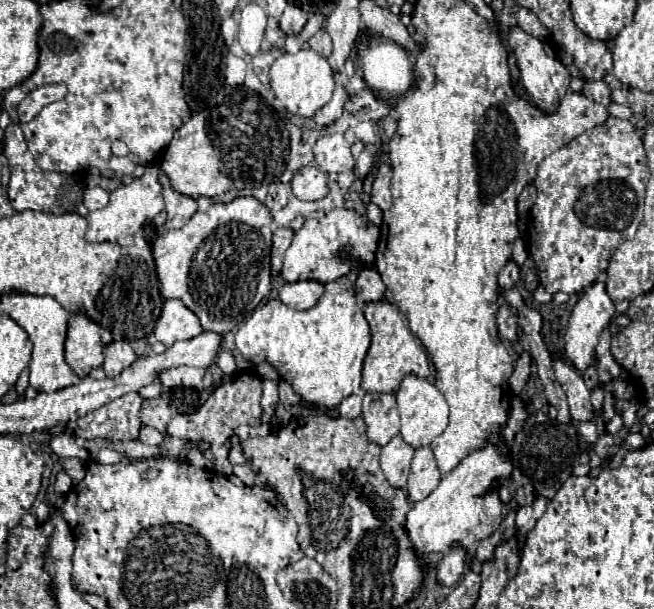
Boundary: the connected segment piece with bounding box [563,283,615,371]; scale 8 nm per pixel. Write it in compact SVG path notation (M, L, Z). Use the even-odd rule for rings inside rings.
M593 283L591 287L587 287L583 297L575 303L575 307L571 311L571 317L569 317L569 323L567 323L567 329L565 329L565 335L563 335L566 359L577 371L585 371L589 365L593 365L597 337L601 335L601 331L607 329L607 325L613 317L615 317L613 301L607 297L607 291L605 291L603 283Z

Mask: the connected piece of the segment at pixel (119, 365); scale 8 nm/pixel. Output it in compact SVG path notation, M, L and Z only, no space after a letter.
M113 341L103 345L103 355L105 355L103 369L107 371L107 375L119 375L127 365L131 365L137 359L135 351L129 347L127 341Z

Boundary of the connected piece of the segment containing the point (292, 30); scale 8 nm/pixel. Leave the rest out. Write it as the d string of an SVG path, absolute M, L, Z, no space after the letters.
M287 5L279 19L279 27L285 35L297 35L301 31L301 27L305 25L305 21L307 21L307 15L299 7Z

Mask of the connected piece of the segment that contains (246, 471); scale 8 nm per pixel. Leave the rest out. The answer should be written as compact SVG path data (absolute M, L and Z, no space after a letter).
M234 465L233 474L247 486L252 486L254 483L255 473L253 473L249 465Z

